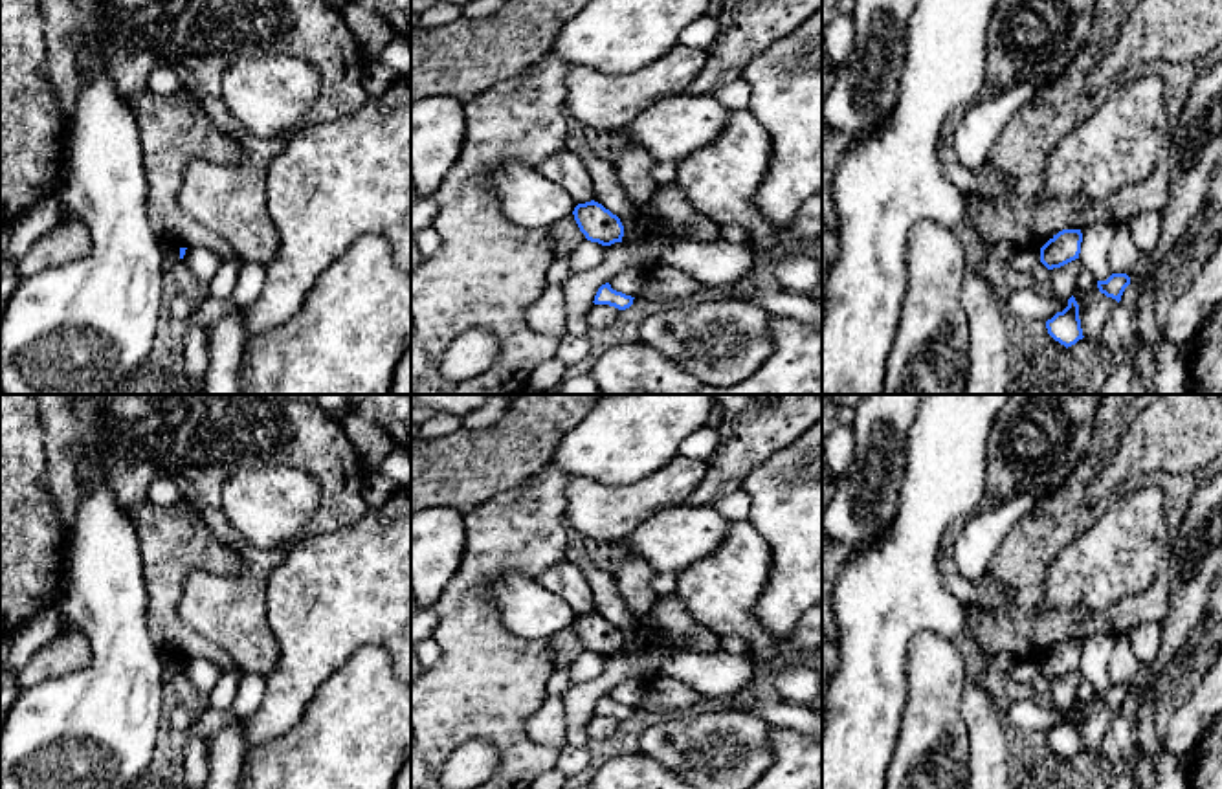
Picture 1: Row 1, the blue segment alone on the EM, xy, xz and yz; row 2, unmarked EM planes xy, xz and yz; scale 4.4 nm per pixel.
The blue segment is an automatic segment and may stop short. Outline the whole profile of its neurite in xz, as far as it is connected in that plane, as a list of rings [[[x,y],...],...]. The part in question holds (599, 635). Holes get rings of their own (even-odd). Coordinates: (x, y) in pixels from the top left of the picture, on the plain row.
[[[594,611],[578,615],[572,626],[587,651],[598,653],[602,657],[622,653],[624,637],[620,629],[602,615]]]

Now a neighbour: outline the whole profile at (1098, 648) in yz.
[[[1106,633],[1086,635],[1081,639],[1081,644],[1081,673],[1095,686],[1097,692],[1106,692],[1112,686],[1106,668],[1114,650],[1114,637]]]

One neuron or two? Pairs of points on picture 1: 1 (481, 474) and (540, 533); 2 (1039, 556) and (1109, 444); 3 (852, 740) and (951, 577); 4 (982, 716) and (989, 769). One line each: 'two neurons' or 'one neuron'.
1: two neurons
2: one neuron
3: two neurons
4: one neuron

